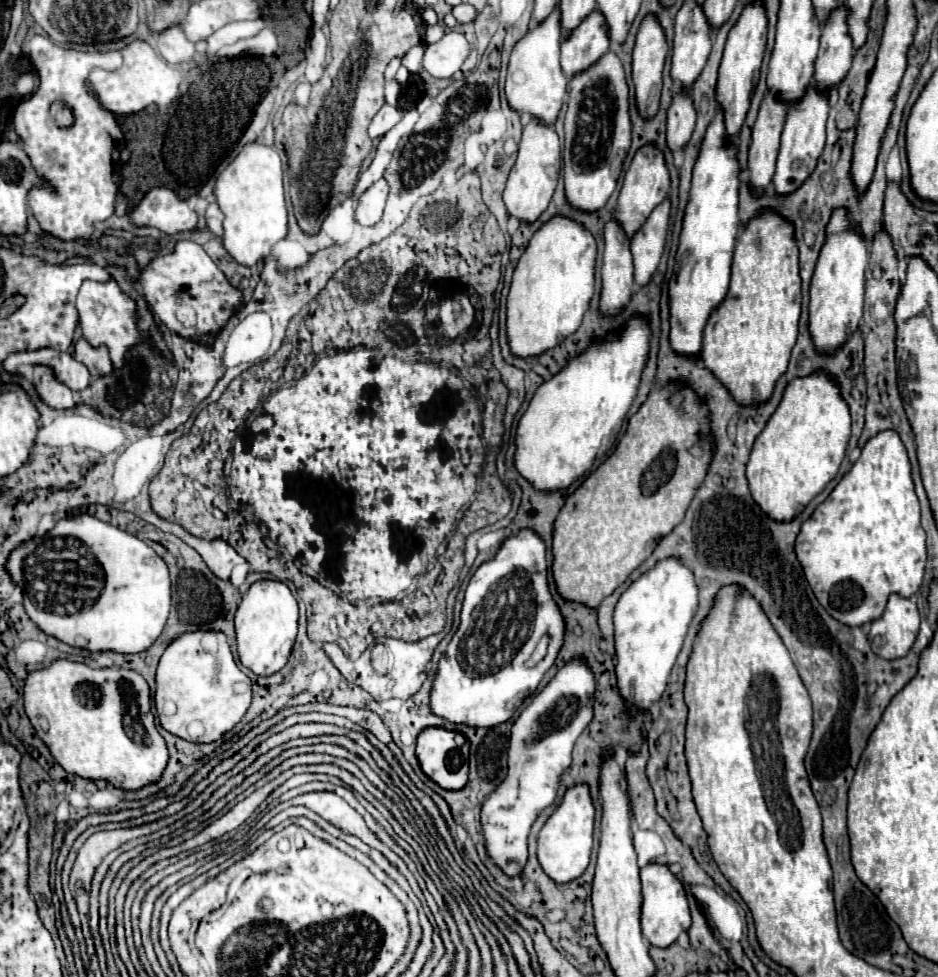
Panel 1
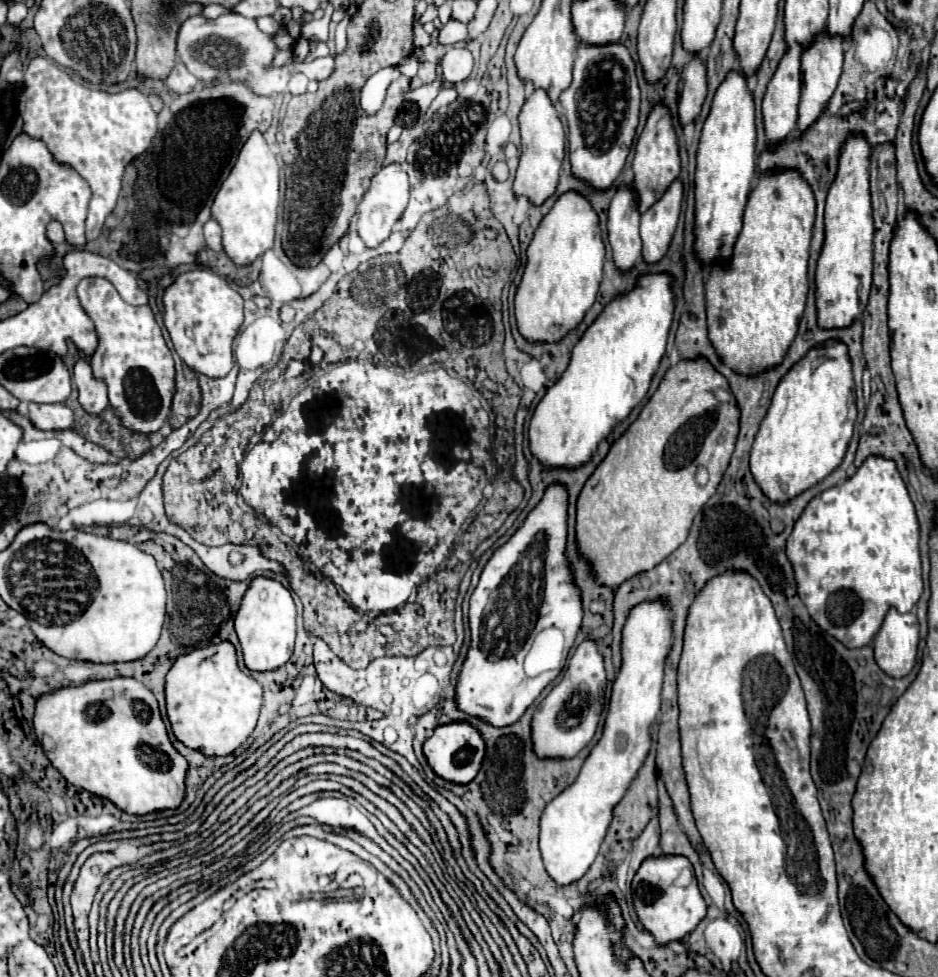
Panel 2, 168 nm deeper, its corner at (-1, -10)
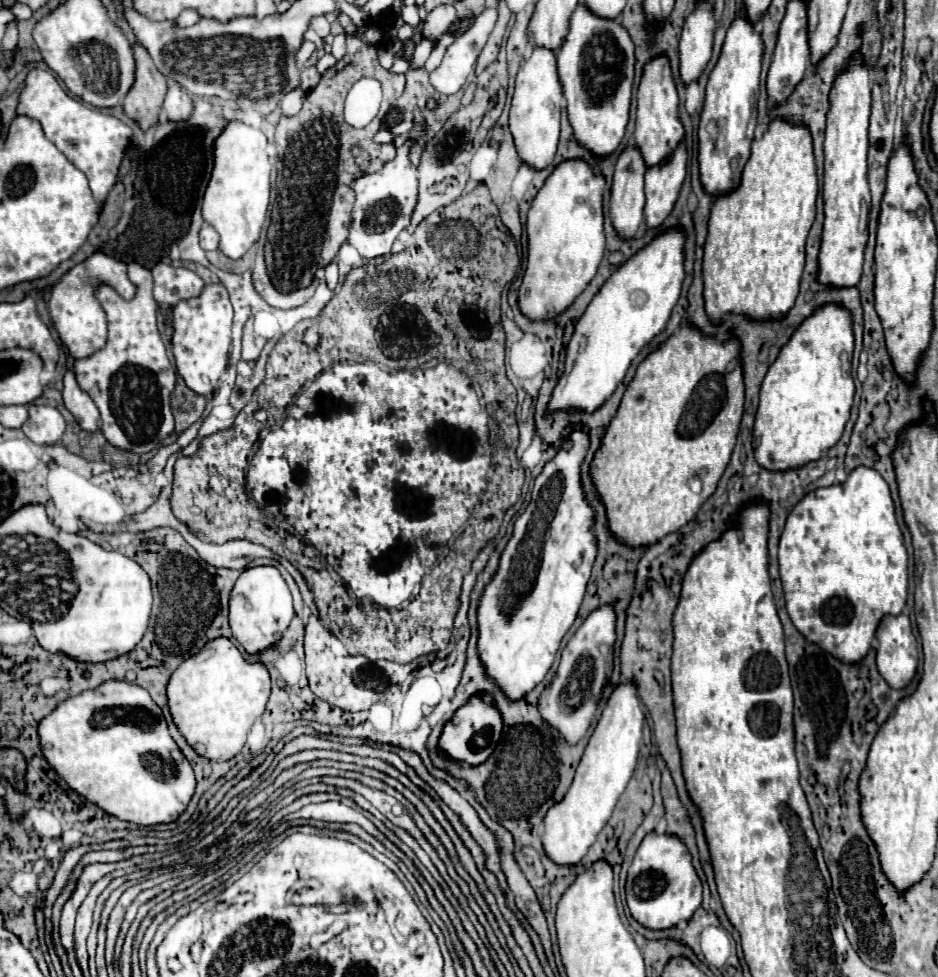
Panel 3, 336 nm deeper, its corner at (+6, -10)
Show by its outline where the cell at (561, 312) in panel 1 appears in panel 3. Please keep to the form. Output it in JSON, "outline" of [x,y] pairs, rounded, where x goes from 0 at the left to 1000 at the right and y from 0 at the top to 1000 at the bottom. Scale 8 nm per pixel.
{"outline":[[[601,164],[597,166],[591,176],[582,182],[580,190],[567,205],[565,217],[563,217],[563,272],[559,278],[559,287],[552,299],[554,317],[567,325],[567,328],[586,328],[599,321],[614,303],[627,293],[627,289],[633,285],[638,270],[642,266],[644,254],[646,254],[646,242],[644,242],[644,192],[646,182],[633,178],[631,170],[625,164]]]}

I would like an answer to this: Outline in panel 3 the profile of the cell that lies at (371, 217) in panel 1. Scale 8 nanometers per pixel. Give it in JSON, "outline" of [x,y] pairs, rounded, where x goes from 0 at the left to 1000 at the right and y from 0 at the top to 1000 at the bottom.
{"outline":[[[433,143],[422,154],[422,162],[418,166],[414,166],[403,176],[388,178],[375,186],[375,194],[380,197],[380,209],[375,215],[375,231],[371,248],[388,264],[405,264],[416,260],[420,246],[437,229],[439,215],[443,213],[446,203],[446,174],[437,166],[439,149],[441,143]]]}

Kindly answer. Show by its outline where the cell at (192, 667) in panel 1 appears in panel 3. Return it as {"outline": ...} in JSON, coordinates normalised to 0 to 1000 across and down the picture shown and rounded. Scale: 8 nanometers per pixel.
{"outline":[[[243,653],[224,655],[211,669],[196,676],[179,698],[179,723],[186,741],[190,743],[198,759],[222,778],[245,778],[258,768],[269,741],[281,731],[286,714],[288,714],[286,684],[279,678],[264,678]]]}

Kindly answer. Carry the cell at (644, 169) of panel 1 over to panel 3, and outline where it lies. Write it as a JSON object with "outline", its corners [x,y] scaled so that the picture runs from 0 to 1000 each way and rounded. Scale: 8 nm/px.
{"outline":[[[699,57],[693,63],[689,63],[678,102],[680,102],[680,121],[678,121],[678,135],[676,135],[678,149],[682,151],[689,168],[699,170],[719,156],[725,141],[729,139],[729,129],[723,119],[725,102],[723,102],[723,92],[716,80],[712,57]]]}

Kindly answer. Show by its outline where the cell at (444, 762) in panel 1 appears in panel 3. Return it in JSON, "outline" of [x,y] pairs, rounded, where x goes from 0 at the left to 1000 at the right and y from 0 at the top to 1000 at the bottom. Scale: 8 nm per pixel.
{"outline":[[[503,712],[499,721],[488,725],[484,735],[473,743],[473,749],[469,753],[469,766],[484,778],[510,784],[525,772],[525,768],[533,759],[535,743],[537,739],[533,735],[533,727],[529,725],[529,721],[518,719],[516,712]]]}

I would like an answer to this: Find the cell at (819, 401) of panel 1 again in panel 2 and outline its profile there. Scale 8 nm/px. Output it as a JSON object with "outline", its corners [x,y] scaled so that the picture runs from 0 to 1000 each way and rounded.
{"outline":[[[882,350],[877,356],[862,358],[862,362],[852,368],[830,391],[820,422],[805,446],[801,461],[801,485],[813,506],[818,506],[822,514],[830,514],[830,518],[835,518],[835,514],[843,514],[843,510],[856,506],[856,502],[862,502],[888,481],[892,481],[909,446],[912,428],[914,418],[903,354],[897,350]]]}

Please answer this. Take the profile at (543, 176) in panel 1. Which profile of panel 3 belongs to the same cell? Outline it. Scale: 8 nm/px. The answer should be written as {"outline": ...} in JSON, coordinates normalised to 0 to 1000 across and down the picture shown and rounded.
{"outline":[[[574,47],[567,51],[565,59],[557,63],[550,78],[550,94],[544,108],[544,135],[552,151],[554,164],[567,172],[582,172],[593,158],[597,139],[597,115],[599,115],[601,94],[597,88],[591,51]]]}

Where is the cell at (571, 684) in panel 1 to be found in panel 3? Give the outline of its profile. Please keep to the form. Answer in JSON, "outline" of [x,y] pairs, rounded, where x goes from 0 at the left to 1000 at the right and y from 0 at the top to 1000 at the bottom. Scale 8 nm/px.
{"outline":[[[640,620],[623,635],[623,639],[612,647],[599,665],[597,680],[591,696],[576,710],[574,727],[582,739],[597,747],[597,751],[608,759],[616,757],[629,745],[631,733],[635,731],[642,704],[648,696],[648,690],[655,684],[655,659],[657,659],[657,626],[652,620]]]}

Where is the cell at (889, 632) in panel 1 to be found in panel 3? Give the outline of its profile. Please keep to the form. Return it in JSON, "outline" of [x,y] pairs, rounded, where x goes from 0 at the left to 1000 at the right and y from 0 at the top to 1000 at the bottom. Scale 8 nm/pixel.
{"outline":[[[959,628],[959,631],[945,631],[938,641],[936,641],[936,667],[934,667],[934,680],[936,680],[936,686],[940,690],[940,694],[947,698],[947,702],[959,706],[959,704],[966,704],[972,694],[977,692],[977,686],[979,686],[979,661],[977,661],[977,653],[972,649],[972,641],[970,641],[970,635],[966,628]]]}

